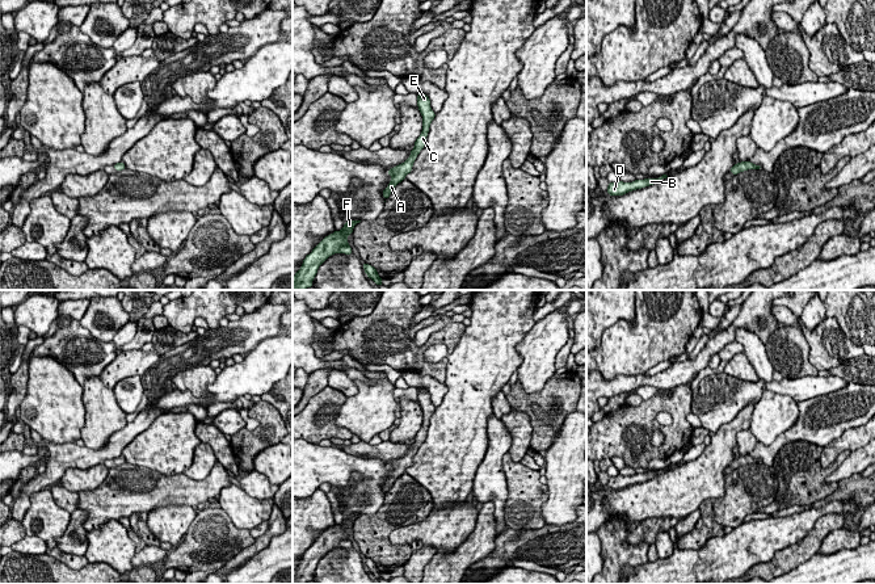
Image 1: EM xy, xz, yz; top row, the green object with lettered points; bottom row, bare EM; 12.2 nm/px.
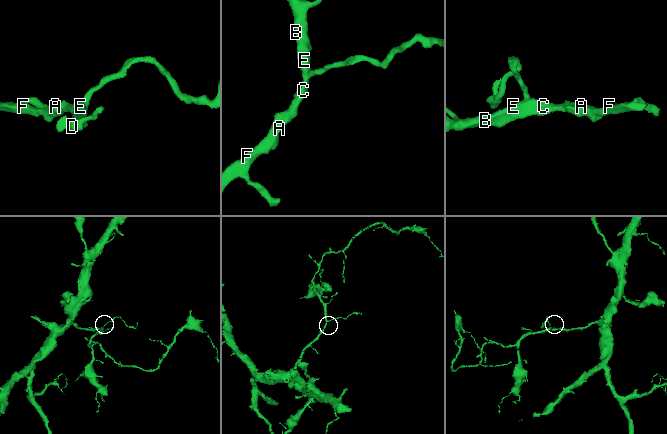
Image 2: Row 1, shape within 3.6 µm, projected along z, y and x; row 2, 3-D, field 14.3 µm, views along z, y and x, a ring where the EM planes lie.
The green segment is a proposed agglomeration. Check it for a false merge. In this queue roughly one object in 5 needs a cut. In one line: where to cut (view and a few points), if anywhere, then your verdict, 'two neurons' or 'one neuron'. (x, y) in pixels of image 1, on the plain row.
no cut; one neuron

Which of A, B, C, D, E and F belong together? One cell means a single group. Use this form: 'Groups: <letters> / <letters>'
Groups: A B C D E F

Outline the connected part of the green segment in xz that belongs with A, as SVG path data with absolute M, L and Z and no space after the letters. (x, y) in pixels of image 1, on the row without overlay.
M417 387L417 391L418 391L417 400L422 409L422 425L421 425L420 430L416 433L416 436L413 438L415 442L411 445L409 451L404 457L388 463L387 467L392 472L391 472L391 476L388 478L388 480L384 482L384 484L383 484L384 493L387 493L390 491L391 486L395 483L395 480L399 476L401 476L408 467L412 466L413 455L416 454L420 445L424 442L424 440L426 437L426 430L429 427L430 416L436 411L436 407L430 402L429 391L425 387Z

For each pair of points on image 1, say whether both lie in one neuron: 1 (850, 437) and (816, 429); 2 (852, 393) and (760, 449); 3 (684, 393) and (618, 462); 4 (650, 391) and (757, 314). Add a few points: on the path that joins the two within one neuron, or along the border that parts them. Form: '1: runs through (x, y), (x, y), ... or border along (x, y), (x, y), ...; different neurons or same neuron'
1: border along (861, 424), (848, 428), (823, 448); different neurons
2: runs through (829, 415), (817, 424), (782, 440); same neuron
3: border along (610, 458), (619, 457), (626, 465); different neurons
4: border along (671, 387), (656, 389), (642, 385), (636, 389); different neurons

